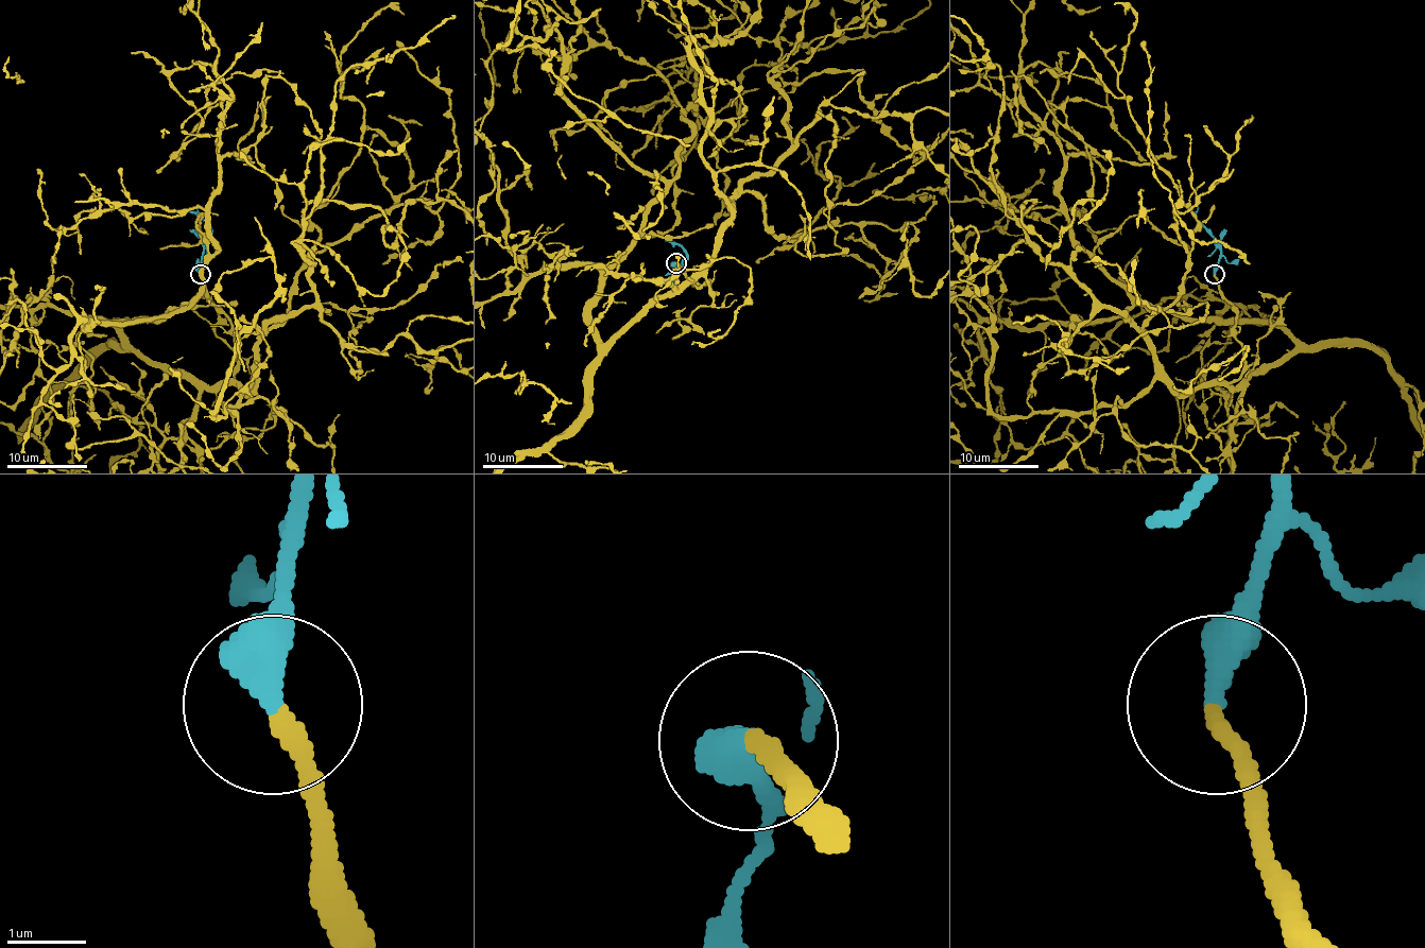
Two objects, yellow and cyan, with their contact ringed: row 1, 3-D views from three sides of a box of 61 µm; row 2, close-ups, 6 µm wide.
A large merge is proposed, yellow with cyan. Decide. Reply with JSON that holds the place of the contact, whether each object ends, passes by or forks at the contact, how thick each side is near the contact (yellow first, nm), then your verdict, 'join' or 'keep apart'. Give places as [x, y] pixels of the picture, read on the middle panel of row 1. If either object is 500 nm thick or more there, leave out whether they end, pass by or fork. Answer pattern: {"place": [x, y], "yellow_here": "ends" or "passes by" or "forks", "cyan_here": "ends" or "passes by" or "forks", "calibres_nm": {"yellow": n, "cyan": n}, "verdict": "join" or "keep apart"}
{"place": [675, 263], "yellow_here": "ends", "cyan_here": "ends", "calibres_nm": {"yellow": 240, "cyan": 440}, "verdict": "join"}

